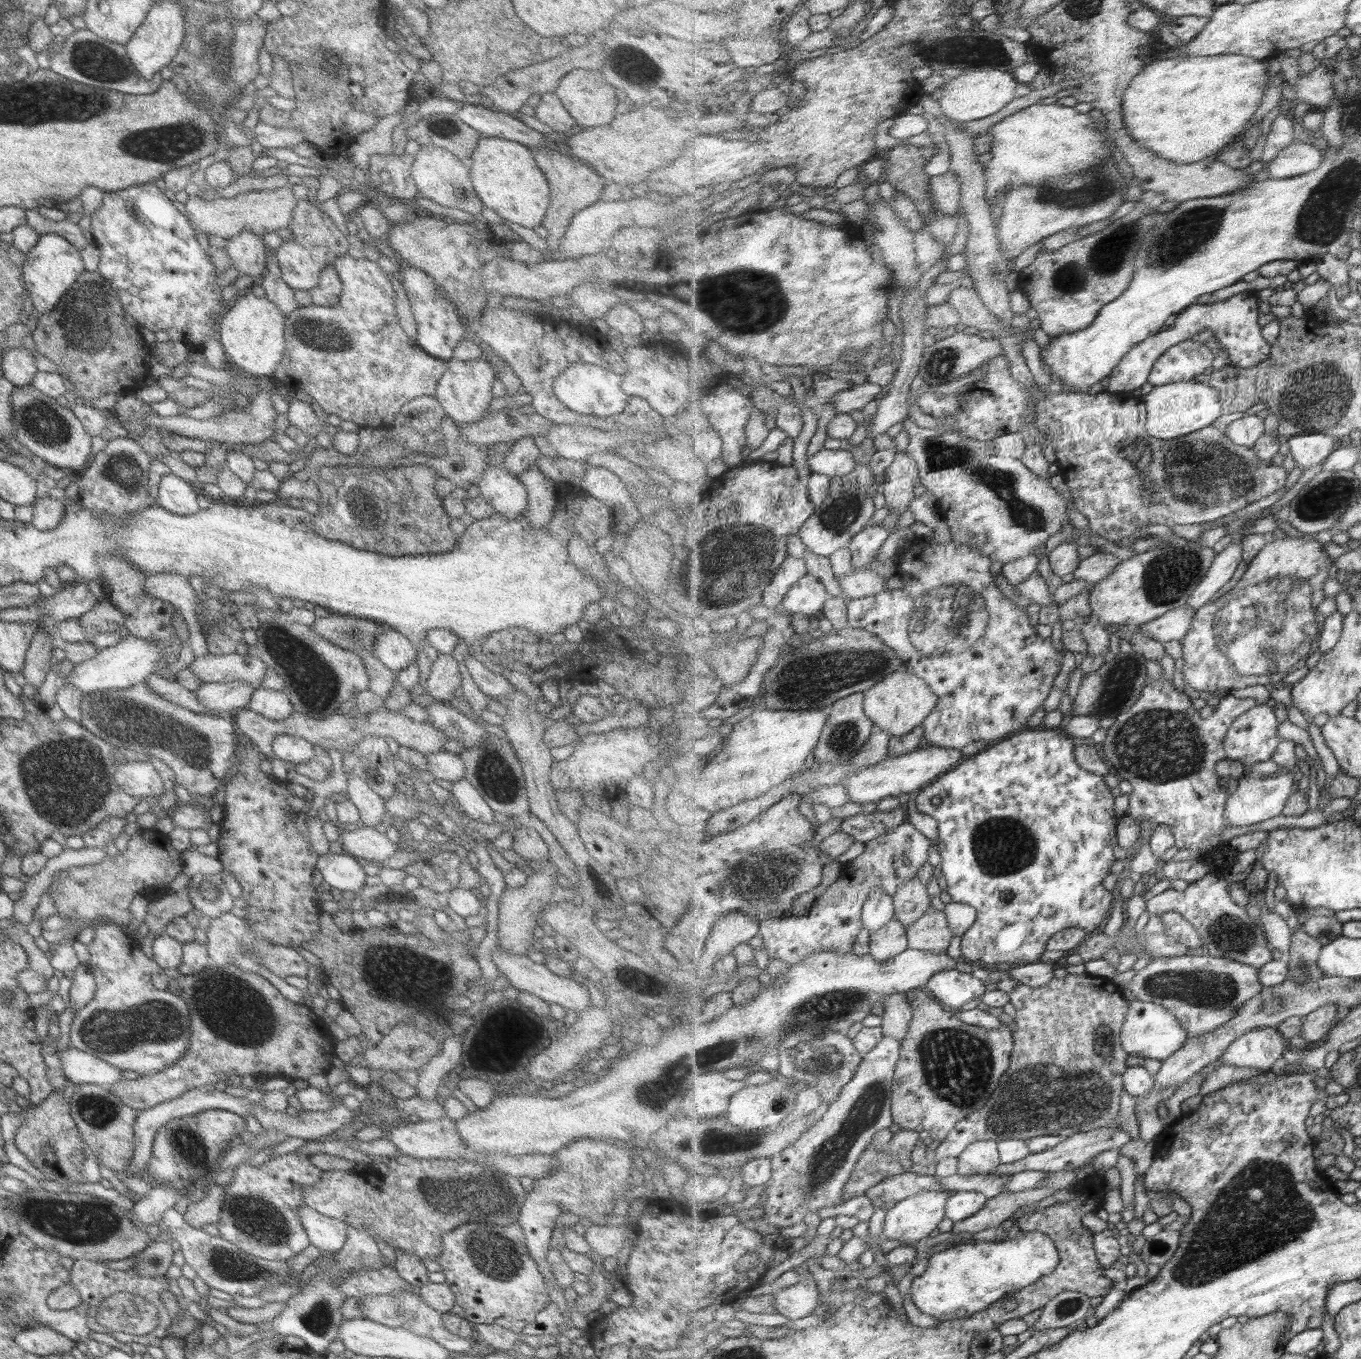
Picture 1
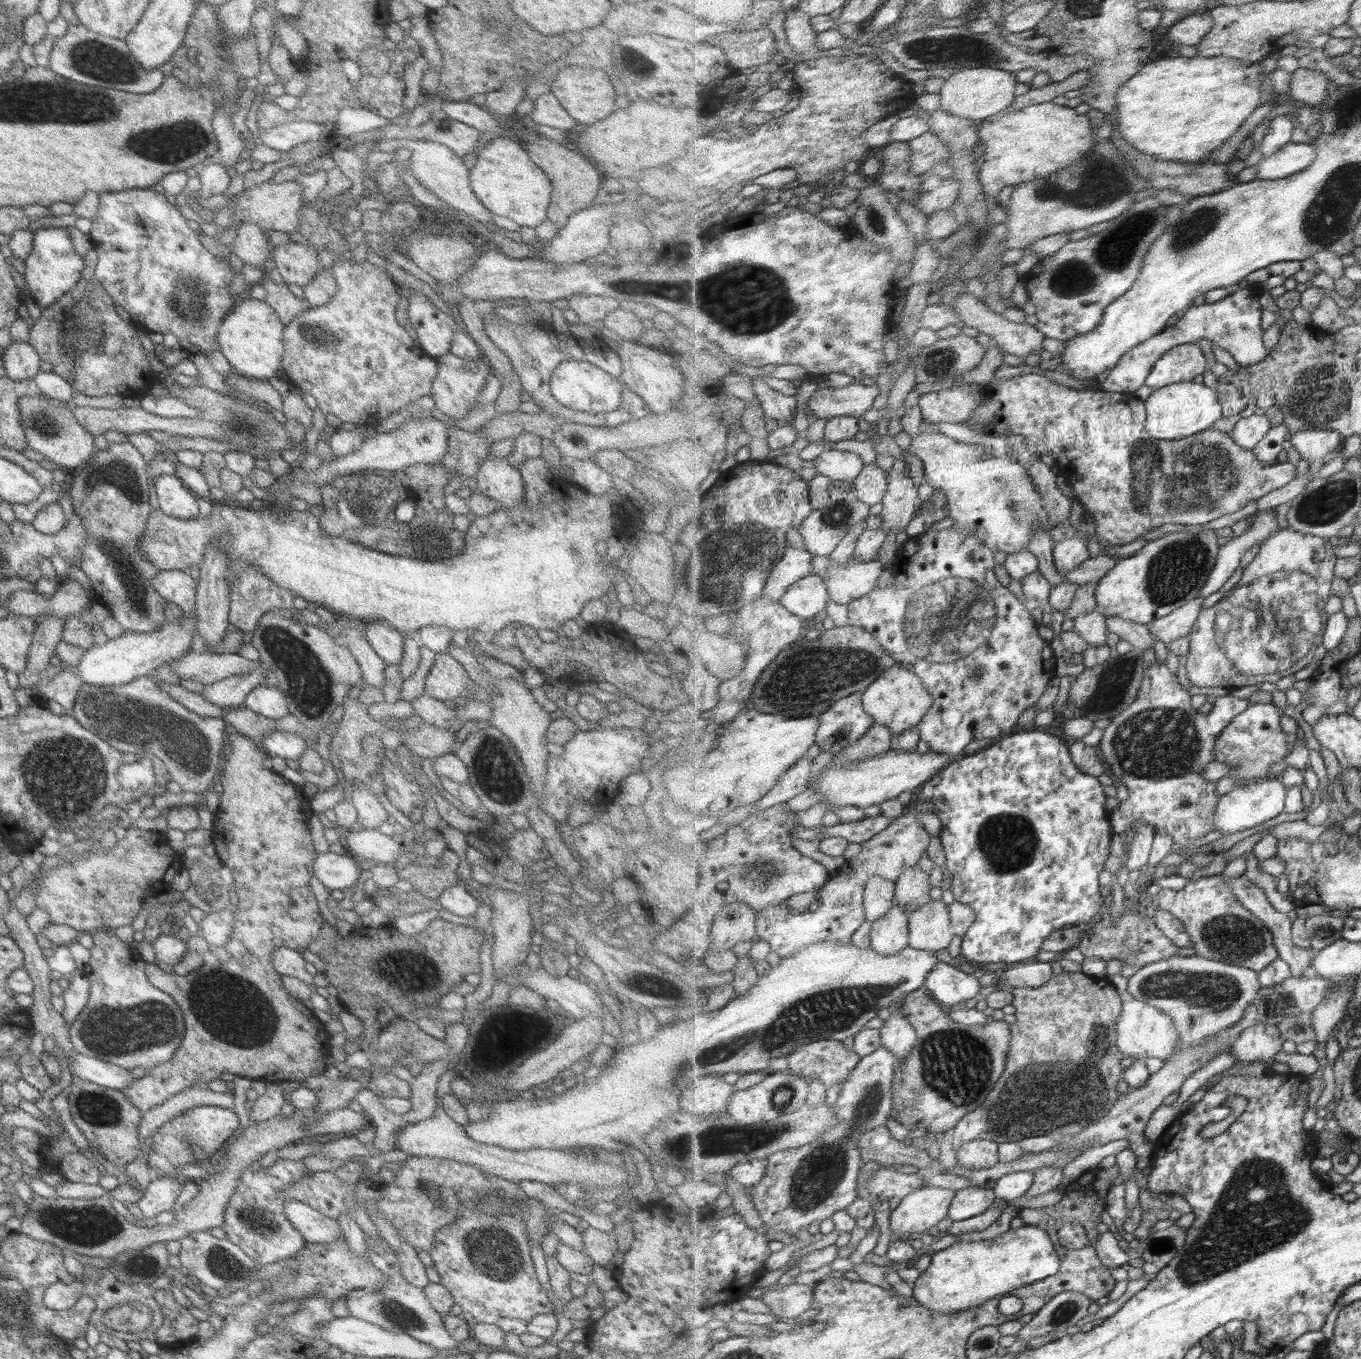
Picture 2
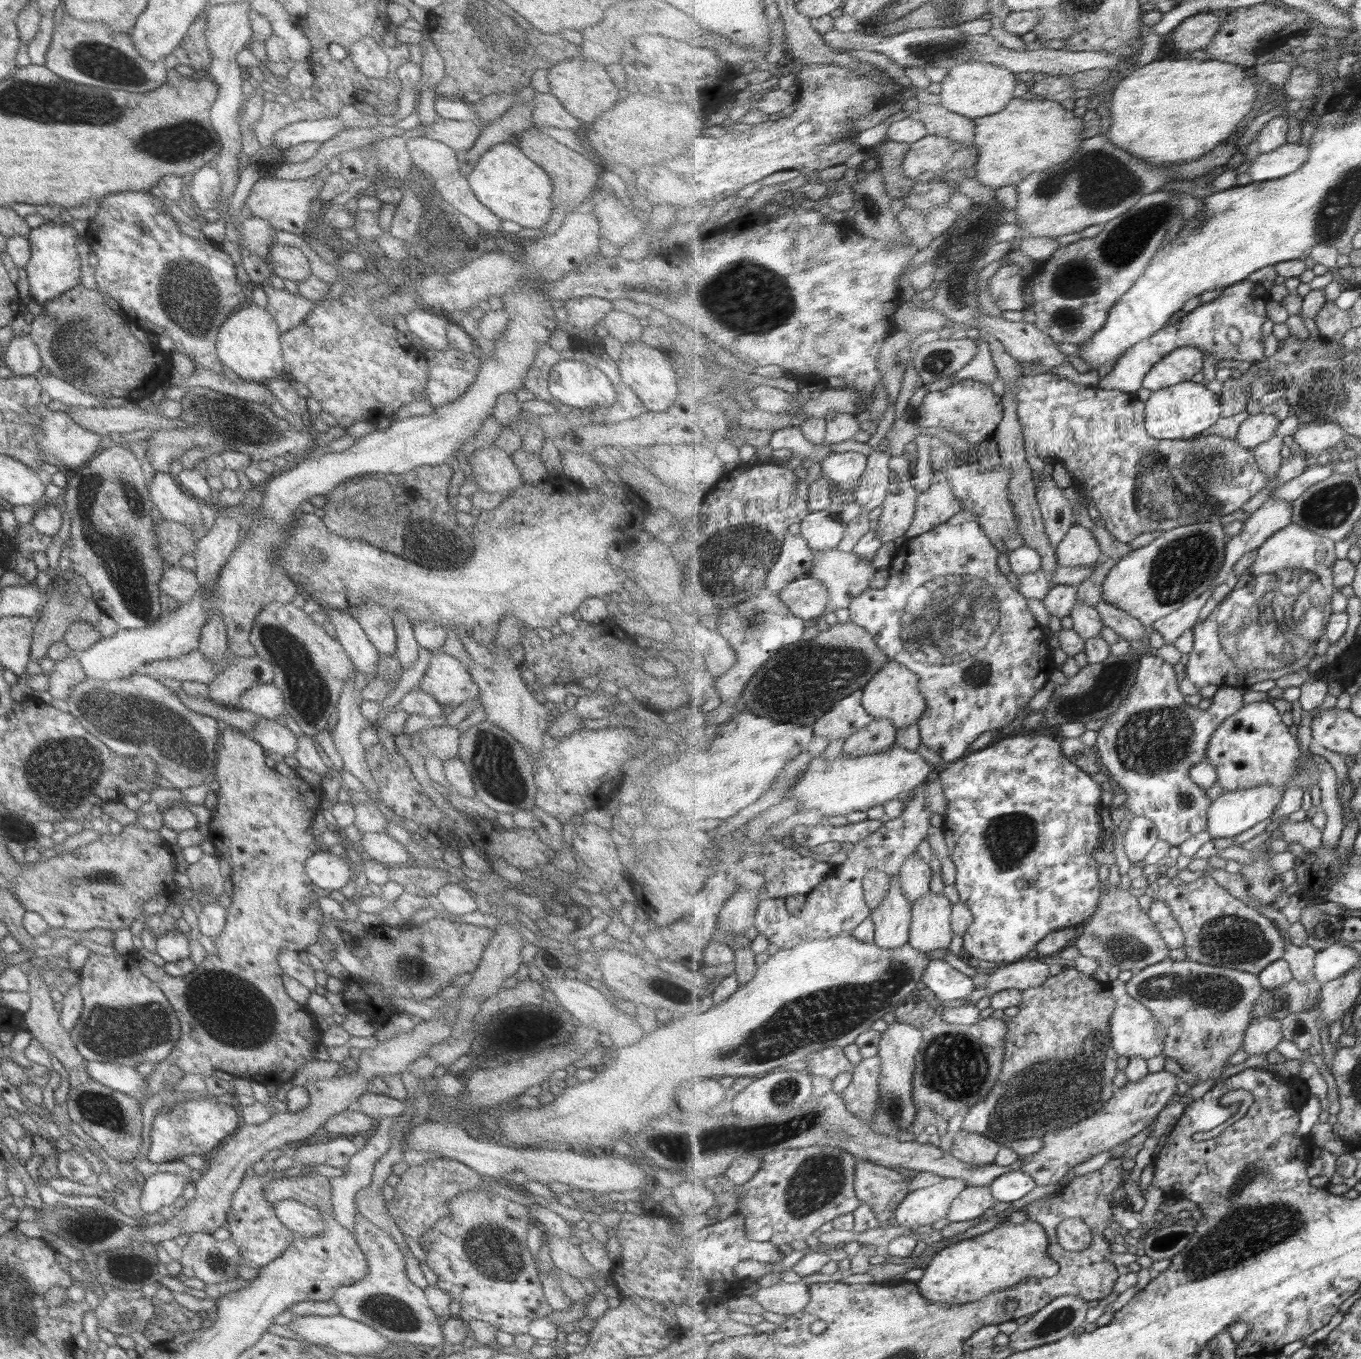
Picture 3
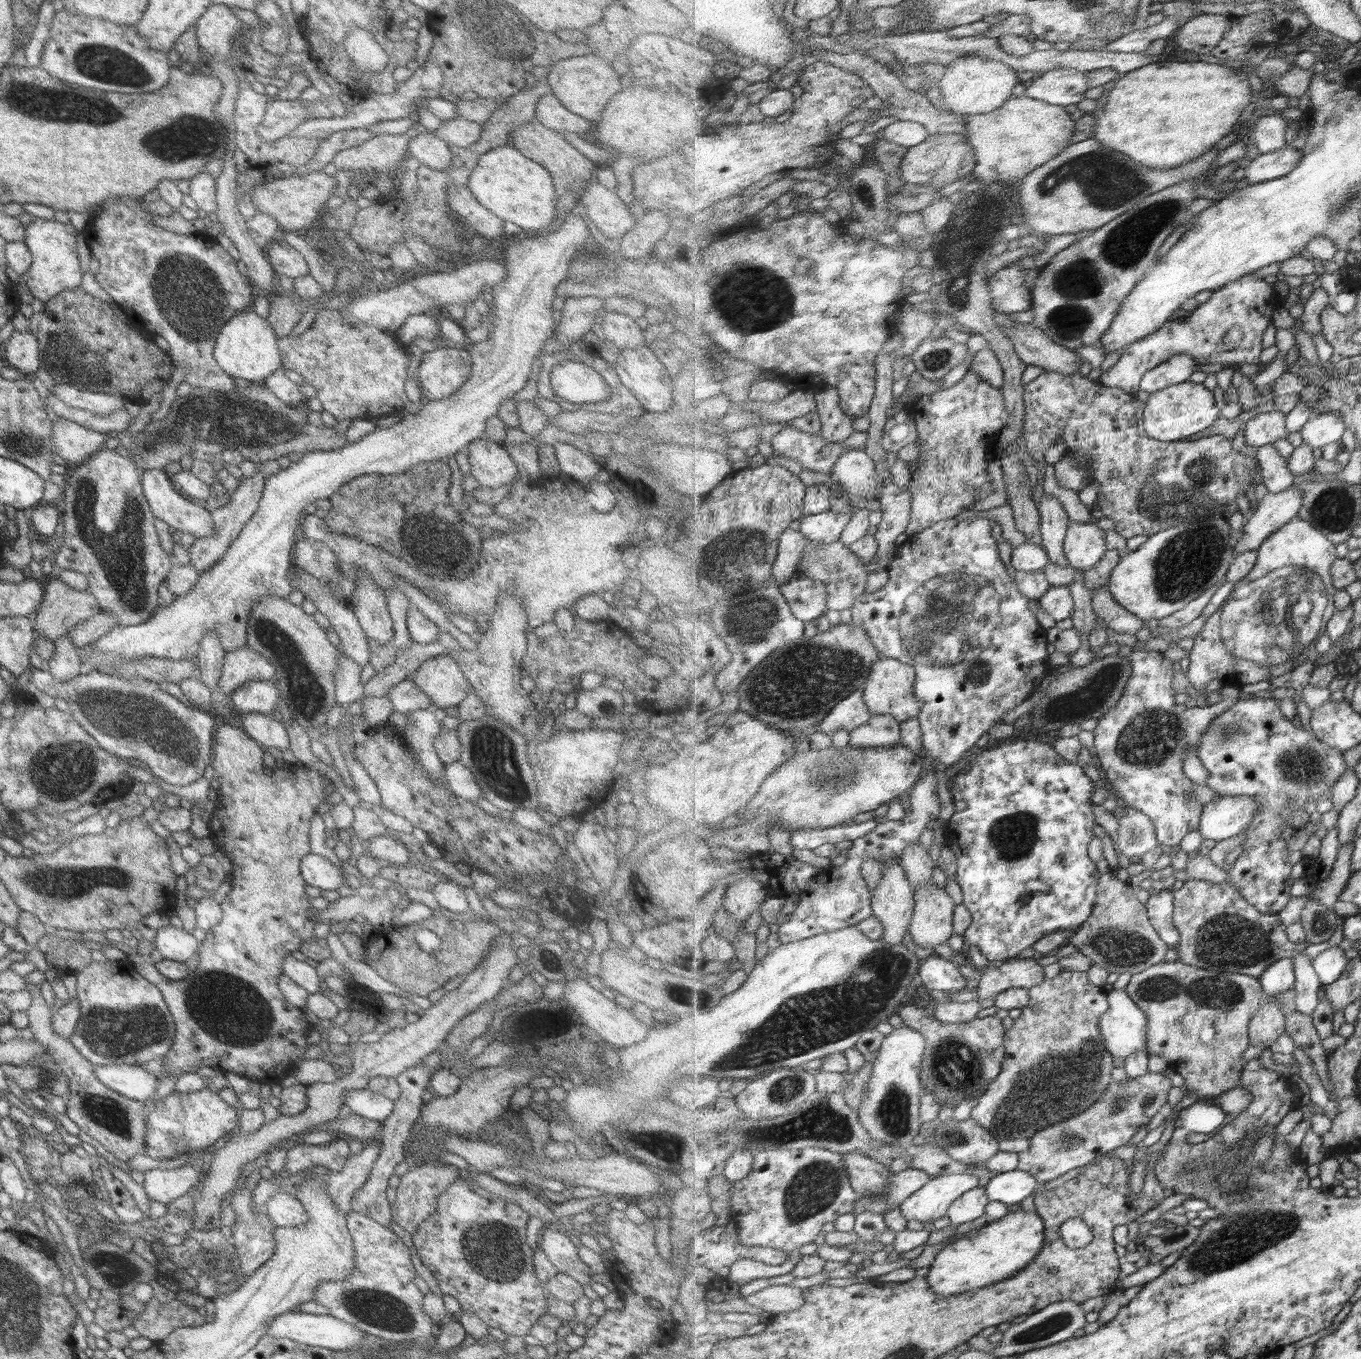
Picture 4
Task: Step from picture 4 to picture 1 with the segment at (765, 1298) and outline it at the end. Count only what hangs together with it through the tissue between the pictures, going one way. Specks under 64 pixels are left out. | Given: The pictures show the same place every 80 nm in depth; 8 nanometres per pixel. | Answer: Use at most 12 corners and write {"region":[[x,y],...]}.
{"region":[[811,1276],[775,1294],[777,1313],[805,1318],[821,1306]]}

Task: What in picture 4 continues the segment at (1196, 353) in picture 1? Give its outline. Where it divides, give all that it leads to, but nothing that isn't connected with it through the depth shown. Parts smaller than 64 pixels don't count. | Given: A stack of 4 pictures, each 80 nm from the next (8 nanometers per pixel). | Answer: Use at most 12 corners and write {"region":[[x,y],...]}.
{"region":[[1178,354],[1143,377],[1142,390],[1156,393],[1187,382],[1198,363]]}

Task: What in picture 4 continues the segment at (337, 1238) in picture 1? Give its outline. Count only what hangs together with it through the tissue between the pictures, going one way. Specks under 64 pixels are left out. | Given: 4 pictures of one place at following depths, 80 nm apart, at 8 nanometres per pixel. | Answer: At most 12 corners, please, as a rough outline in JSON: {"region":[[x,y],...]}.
{"region":[[275,1193],[264,1214],[277,1227],[307,1223],[303,1206],[295,1197]]}

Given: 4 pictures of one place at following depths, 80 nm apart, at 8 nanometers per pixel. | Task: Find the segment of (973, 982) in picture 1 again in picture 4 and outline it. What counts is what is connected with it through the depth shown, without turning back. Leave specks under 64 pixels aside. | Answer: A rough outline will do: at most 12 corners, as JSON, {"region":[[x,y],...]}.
{"region":[[932,953],[920,967],[924,986],[943,993],[968,990],[956,960]]}

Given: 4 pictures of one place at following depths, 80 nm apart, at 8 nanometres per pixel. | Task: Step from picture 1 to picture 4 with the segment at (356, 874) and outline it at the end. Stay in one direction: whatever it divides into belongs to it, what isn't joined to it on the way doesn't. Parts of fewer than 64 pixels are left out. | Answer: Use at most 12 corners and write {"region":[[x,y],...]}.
{"region":[[309,852],[300,860],[305,884],[336,890],[348,880],[327,859]]}

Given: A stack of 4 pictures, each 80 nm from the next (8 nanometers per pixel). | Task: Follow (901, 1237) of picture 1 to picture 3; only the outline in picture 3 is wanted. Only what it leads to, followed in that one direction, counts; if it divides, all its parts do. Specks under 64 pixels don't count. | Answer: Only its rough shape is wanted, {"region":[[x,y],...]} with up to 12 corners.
{"region":[[947,1178],[910,1192],[894,1219],[909,1230],[948,1217],[969,1185]]}

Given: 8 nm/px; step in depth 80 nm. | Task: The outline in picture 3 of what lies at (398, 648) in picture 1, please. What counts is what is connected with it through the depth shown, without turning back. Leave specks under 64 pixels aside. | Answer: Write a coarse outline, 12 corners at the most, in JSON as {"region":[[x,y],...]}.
{"region":[[366,602],[353,616],[378,654],[395,652],[391,617]]}

